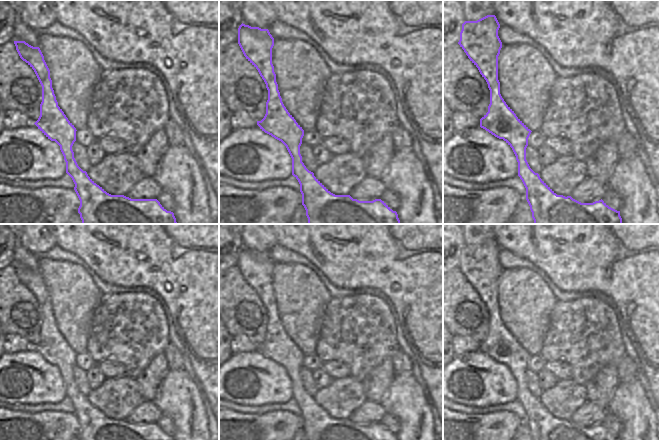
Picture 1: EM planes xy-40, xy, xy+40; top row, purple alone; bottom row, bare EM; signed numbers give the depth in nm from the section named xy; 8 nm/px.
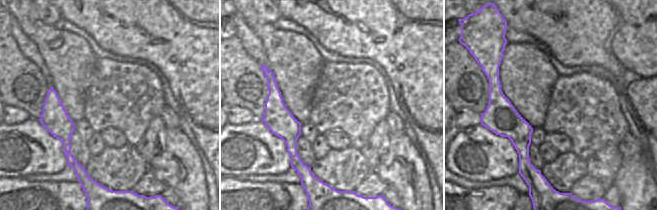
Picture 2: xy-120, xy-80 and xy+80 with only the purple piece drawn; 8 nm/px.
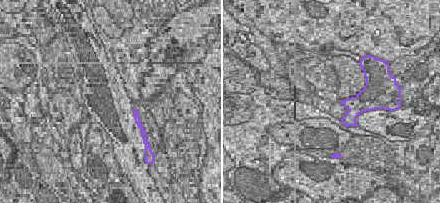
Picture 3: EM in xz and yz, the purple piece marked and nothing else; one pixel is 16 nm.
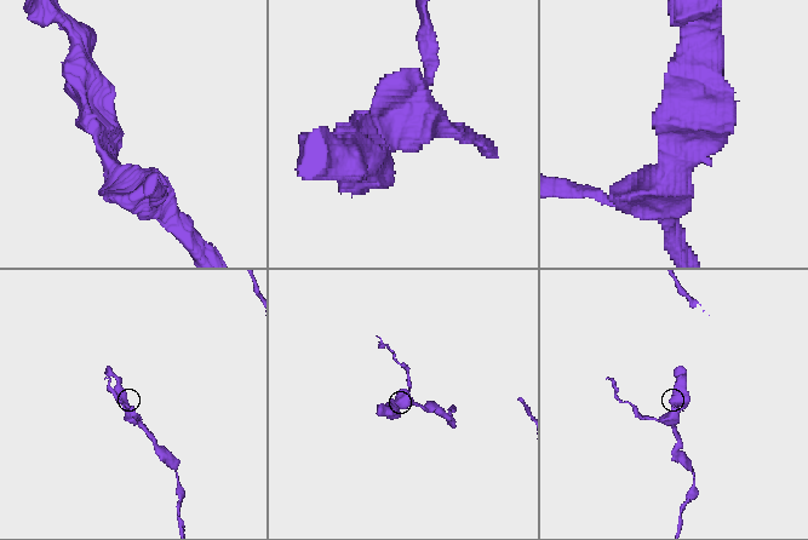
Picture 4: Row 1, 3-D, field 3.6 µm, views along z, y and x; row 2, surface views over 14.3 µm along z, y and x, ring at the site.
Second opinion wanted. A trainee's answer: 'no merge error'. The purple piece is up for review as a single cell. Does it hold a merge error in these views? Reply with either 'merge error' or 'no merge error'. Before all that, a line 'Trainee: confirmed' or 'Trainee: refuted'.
Trainee: confirmed
no merge error

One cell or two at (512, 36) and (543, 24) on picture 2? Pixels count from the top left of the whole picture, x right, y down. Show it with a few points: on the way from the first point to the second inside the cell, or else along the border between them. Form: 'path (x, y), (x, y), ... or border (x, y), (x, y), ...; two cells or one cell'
border (507, 26), (527, 32), (542, 43); two cells

